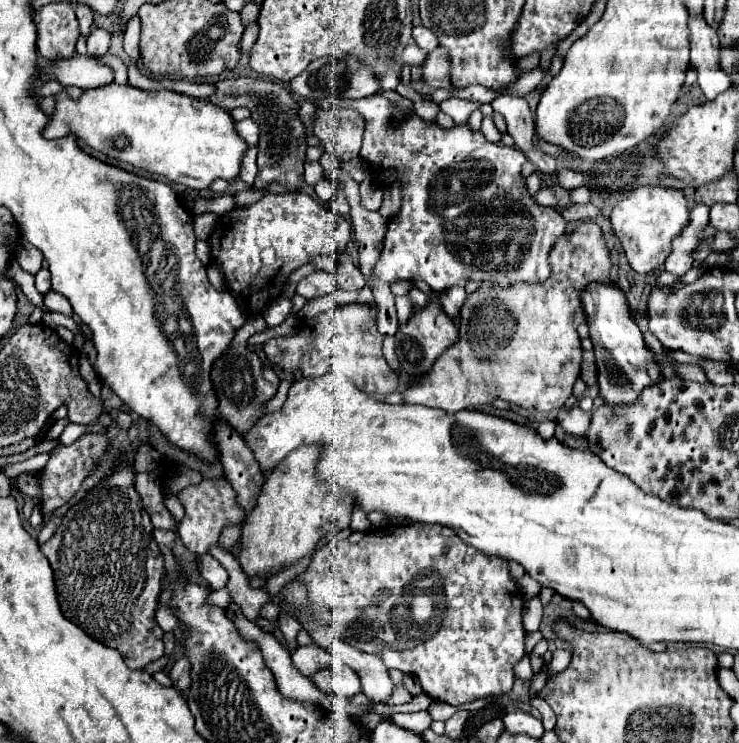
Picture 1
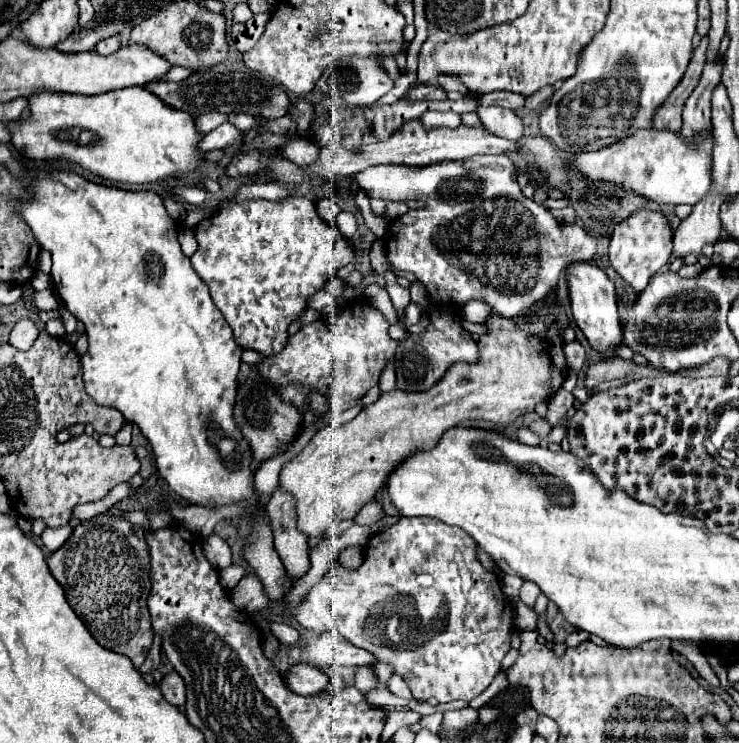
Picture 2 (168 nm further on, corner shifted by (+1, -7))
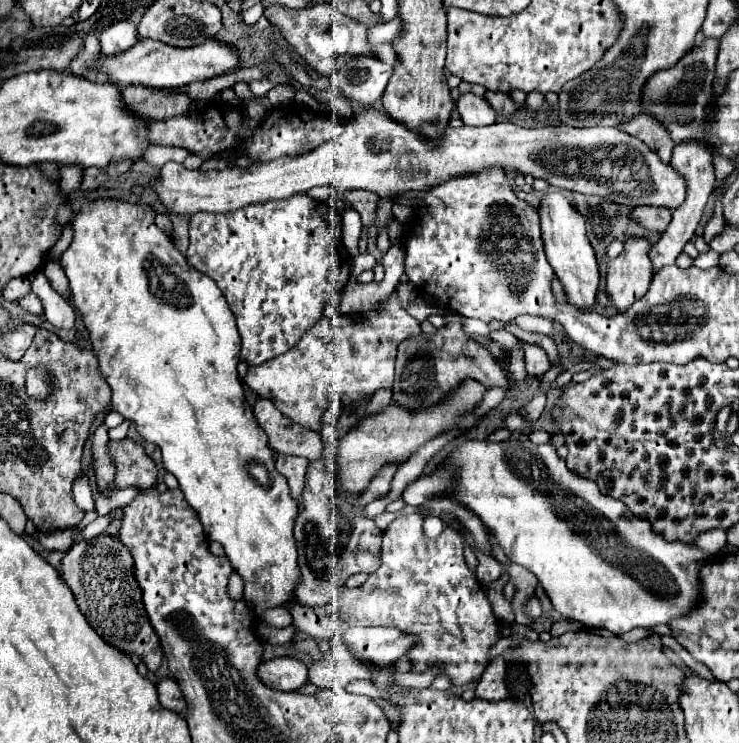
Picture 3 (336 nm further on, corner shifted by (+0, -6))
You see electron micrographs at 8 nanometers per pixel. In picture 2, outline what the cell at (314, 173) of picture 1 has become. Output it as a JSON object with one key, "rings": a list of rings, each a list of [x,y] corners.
{"rings":[[[299,136],[291,142],[285,142],[281,146],[281,156],[291,162],[297,162],[299,166],[309,166],[309,162],[317,160],[317,154],[319,154],[319,146],[303,136]]]}

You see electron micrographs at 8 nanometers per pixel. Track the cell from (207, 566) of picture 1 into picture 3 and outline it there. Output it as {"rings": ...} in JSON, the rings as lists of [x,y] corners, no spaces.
{"rings":[[[232,571],[232,575],[230,575],[230,583],[228,583],[228,593],[230,593],[230,597],[234,599],[240,599],[242,597],[242,593],[244,593],[244,579],[236,573],[236,571]]]}

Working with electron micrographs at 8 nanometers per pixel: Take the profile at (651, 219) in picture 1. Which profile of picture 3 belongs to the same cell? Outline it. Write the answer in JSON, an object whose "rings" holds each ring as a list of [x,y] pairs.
{"rings":[[[628,237],[624,241],[624,251],[608,263],[606,291],[610,295],[610,303],[620,311],[626,311],[636,299],[644,297],[650,283],[652,283],[652,261],[648,257],[650,245],[652,243],[646,237]]]}

